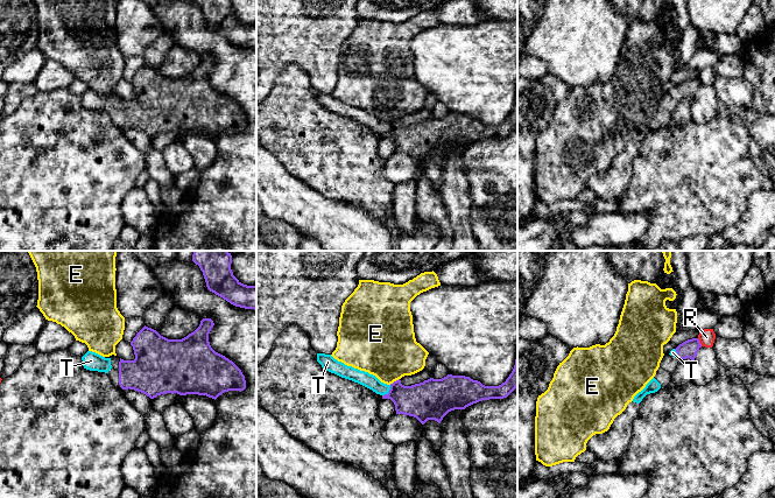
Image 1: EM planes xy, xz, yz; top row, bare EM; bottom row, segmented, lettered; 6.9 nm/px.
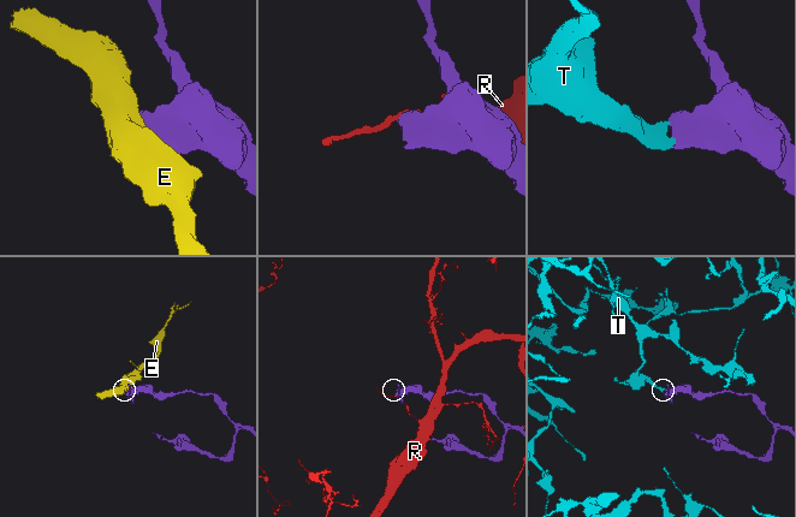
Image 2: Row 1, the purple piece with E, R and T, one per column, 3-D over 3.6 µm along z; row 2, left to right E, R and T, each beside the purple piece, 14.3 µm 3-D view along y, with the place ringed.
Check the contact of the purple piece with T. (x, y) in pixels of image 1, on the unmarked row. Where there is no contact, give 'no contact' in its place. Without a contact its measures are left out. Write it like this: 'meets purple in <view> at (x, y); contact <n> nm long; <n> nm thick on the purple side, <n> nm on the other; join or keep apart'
meets purple in xz at (389, 130); contact 100 nm long; 260 nm thick on the purple side, 100 nm on the other; join

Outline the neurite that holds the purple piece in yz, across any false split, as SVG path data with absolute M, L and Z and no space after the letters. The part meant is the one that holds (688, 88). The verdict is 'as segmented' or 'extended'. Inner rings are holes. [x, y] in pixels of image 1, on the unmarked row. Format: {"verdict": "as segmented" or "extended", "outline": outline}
{"verdict": "as segmented", "outline": "M692 77L679 83L675 89L677 93L675 94L678 99L690 97L695 99L698 89L702 86L702 83L698 77Z"}

